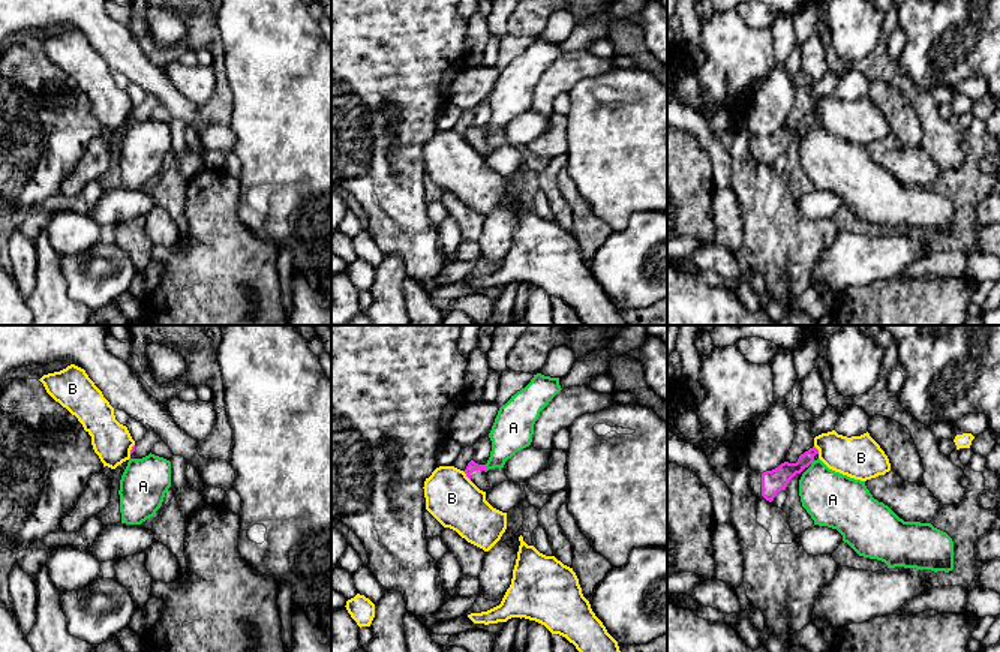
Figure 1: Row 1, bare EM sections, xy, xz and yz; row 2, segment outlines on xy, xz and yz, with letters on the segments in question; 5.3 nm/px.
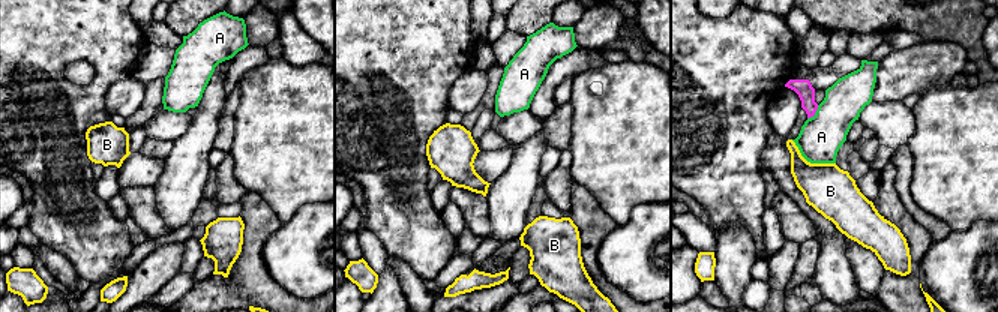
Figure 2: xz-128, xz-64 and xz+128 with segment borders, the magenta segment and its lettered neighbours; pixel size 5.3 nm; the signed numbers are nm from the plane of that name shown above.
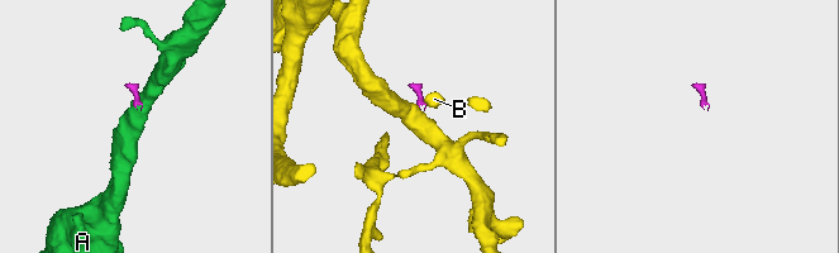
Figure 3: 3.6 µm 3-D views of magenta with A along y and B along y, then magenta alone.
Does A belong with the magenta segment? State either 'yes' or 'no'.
no

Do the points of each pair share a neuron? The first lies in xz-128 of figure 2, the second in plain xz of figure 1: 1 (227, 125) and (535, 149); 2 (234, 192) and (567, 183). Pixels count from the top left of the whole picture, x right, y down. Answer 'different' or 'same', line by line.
1: same
2: different

